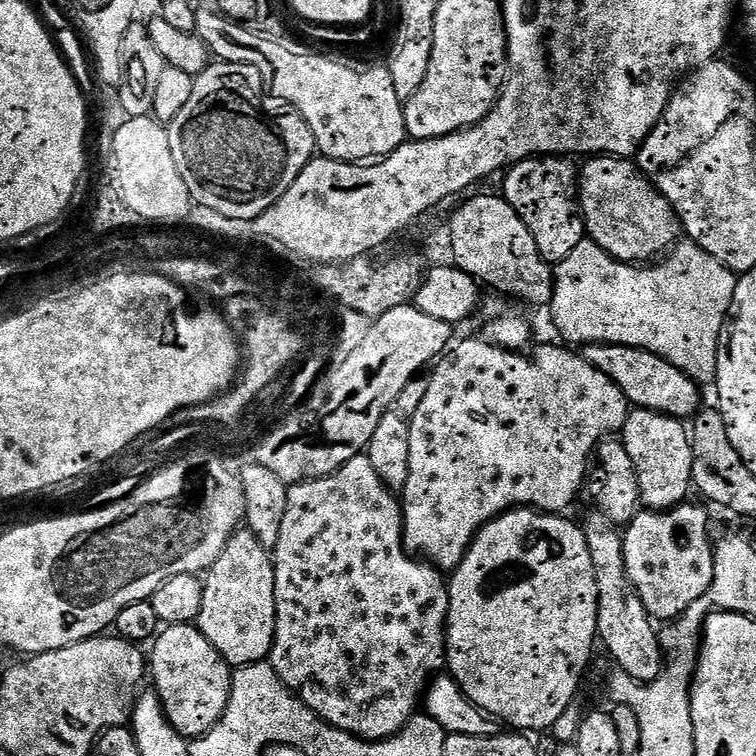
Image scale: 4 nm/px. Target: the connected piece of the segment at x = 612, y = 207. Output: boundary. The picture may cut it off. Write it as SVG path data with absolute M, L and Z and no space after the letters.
M600 156L589 160L592 161L585 166L584 173L581 176L579 173L578 176L578 212L579 215L580 212L584 215L587 239L621 264L639 265L641 262L652 262L661 254L667 253L677 243L682 232L680 221L676 219L676 211L672 209L670 202L666 202L659 190L652 187L652 181L631 159Z

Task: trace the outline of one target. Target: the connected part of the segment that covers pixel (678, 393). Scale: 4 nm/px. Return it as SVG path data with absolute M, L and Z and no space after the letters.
M589 344L583 349L583 363L589 364L594 370L606 374L622 390L622 394L627 398L629 405L636 408L645 408L651 412L660 412L663 416L672 416L673 419L681 422L701 411L700 392L697 381L689 380L683 372L677 372L672 365L664 361L660 356L652 352L644 352L641 348L627 348L621 344Z

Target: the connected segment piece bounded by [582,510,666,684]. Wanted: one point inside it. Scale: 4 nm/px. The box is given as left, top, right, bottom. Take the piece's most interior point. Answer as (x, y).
(625, 628)

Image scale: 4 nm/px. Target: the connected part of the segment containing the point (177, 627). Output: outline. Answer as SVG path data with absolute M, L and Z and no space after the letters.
M195 623L169 624L151 641L152 656L150 652L150 680L153 680L154 691L164 703L164 713L174 726L177 734L185 738L204 736L220 720L220 715L226 710L230 690L232 689L233 669L214 650L212 643L201 634Z

